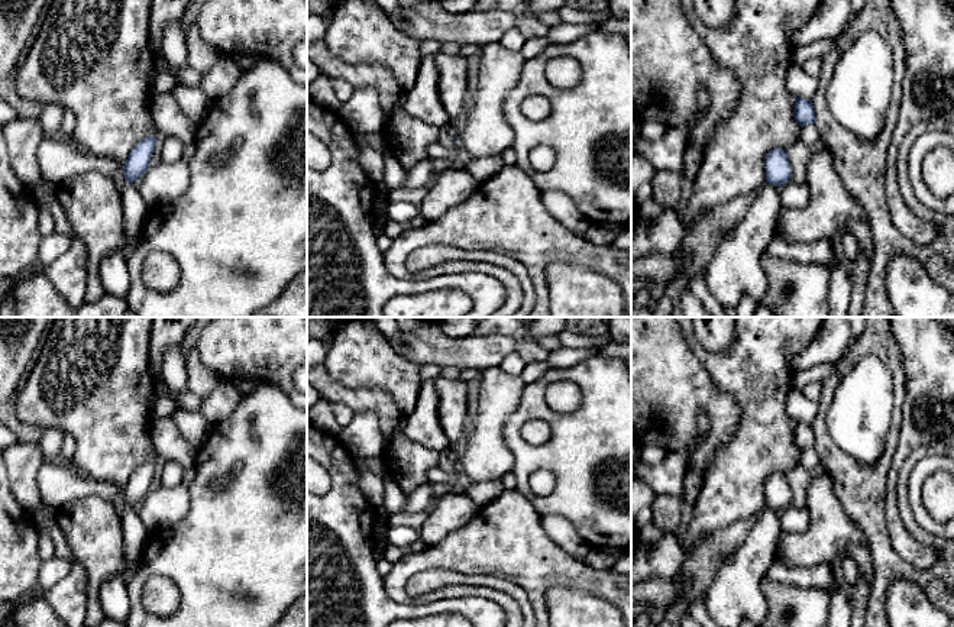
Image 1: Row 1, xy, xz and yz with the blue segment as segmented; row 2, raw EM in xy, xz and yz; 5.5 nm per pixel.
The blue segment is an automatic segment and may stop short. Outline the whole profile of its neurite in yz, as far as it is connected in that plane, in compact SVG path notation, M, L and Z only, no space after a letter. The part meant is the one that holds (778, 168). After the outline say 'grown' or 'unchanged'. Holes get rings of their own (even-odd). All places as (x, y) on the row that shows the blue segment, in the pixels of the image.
M776 148L766 155L766 181L746 217L717 246L704 275L706 288L722 306L737 308L743 298L761 301L769 281L761 265L774 236L780 209L779 185L790 181L786 149Z; grown

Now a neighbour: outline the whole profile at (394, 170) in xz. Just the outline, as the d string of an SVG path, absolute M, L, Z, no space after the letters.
M389 152L385 153L385 178L384 184L389 188L401 188L405 182L405 167Z

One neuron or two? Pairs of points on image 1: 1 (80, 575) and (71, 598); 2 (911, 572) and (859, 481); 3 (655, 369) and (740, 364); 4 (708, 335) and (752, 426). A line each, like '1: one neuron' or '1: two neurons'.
1: one neuron
2: one neuron
3: two neurons
4: two neurons

